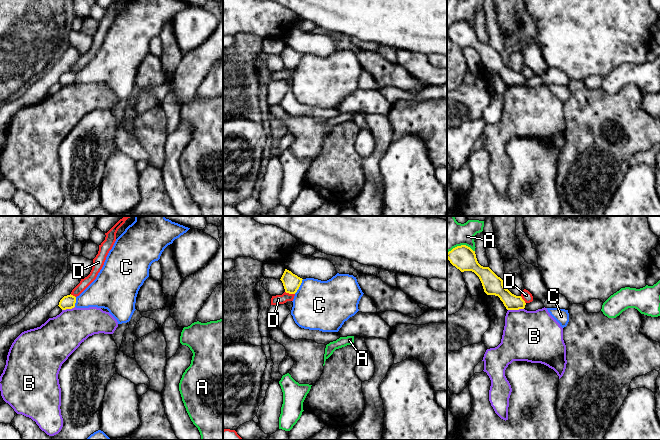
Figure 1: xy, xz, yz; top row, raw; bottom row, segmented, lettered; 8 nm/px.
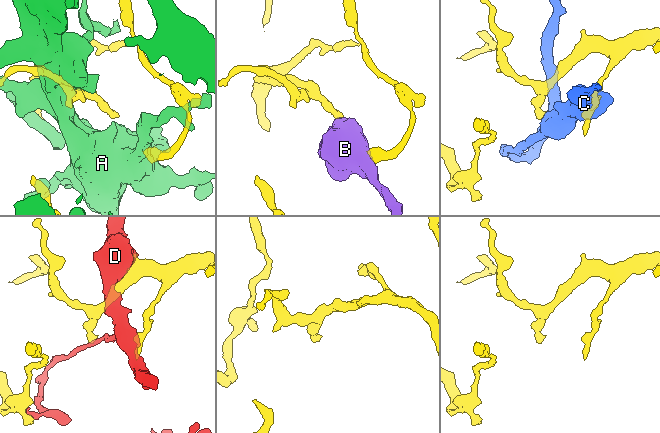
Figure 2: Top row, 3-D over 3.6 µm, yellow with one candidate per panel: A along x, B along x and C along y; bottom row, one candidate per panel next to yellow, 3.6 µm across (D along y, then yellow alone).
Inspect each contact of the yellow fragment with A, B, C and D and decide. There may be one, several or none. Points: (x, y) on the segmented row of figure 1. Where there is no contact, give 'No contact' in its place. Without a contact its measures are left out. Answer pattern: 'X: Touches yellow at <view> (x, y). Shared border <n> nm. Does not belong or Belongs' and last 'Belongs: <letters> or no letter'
A: Touches yellow at yz (461, 245). Shared border 220 nm. Does not belong
B: Touches yellow at yz (515, 309). Shared border 130 nm. Does not belong
C: Touches yellow at xz (299, 286). Shared border 140 nm. Does not belong
D: Touches yellow at xz (290, 293). Shared border 80 nm. Does not belong
Belongs: no letter

